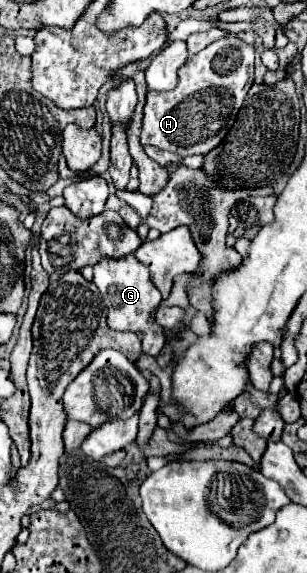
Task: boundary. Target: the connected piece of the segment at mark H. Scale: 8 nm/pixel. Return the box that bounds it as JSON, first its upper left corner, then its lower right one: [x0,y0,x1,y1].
[141,35,255,157]

